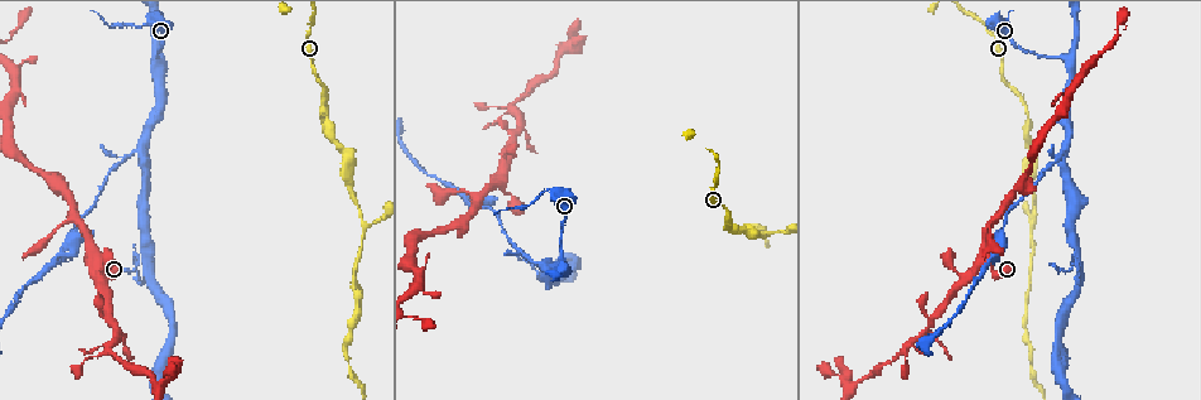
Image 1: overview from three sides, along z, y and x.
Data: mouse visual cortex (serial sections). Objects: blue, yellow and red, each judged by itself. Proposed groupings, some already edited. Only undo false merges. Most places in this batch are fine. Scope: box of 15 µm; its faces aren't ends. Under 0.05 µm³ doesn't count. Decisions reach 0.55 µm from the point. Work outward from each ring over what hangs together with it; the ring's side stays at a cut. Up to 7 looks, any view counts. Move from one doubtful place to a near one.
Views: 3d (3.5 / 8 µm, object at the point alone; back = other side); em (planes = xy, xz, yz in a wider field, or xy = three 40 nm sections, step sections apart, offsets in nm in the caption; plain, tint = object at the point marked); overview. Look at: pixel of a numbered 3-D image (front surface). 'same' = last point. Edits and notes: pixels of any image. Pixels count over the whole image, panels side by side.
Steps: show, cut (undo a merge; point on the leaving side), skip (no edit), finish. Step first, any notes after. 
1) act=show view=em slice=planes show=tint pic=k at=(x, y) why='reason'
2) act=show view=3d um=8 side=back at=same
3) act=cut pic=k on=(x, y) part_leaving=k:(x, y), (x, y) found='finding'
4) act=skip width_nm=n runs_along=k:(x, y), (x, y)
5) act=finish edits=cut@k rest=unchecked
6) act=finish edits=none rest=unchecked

act=show view=3d um=8 pic=1 at=(1064, 149) why='branch point'

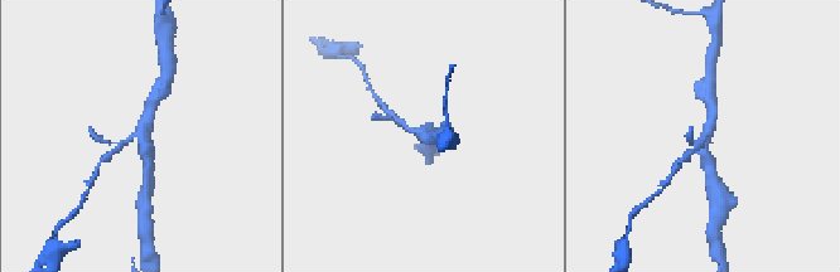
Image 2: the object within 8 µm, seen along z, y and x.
act=show view=em slice=xy step=3 show=tint pic=2 at=(139, 137) arms=3 arm_widths_nm=200,250,300 why='shape alone is not enough'

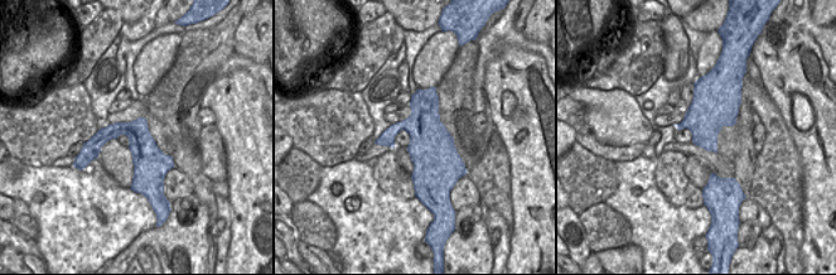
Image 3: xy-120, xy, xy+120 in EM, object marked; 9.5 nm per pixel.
act=skip runs_along=2:(154, 102), (141, 124), (146, 168) found='one cell here'

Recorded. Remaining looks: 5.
act=show view=3d um=3.5 pic=1 at=(72, 245) why='a fork'

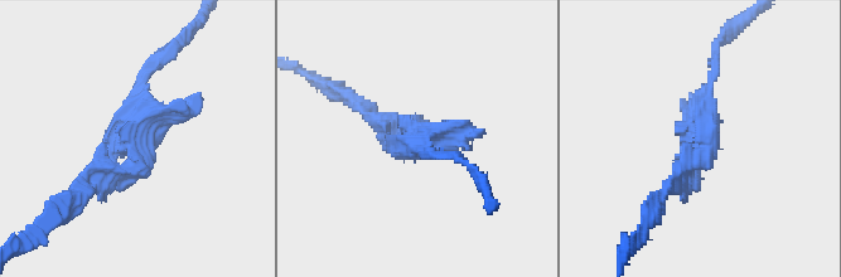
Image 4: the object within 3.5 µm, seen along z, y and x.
act=show view=em slice=xy step=3 show=tint pic=4 at=(702, 132)

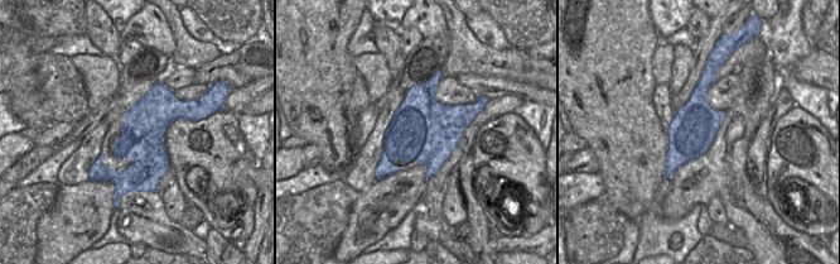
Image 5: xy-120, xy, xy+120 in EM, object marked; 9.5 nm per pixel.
act=skip runs_along=4:(160, 61), (86, 188) found='one cell here'

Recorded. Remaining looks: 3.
act=show view=3d um=3.5 pic=1 at=(362, 221) why='a fork'

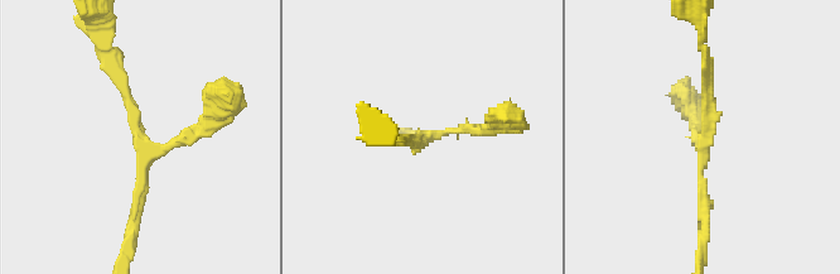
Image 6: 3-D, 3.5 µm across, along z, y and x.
act=show view=em slice=xy step=5 show=tint pic=6 at=(424, 134) arms=3 arm_widths_nm=150,150,150 why='need the tissue'

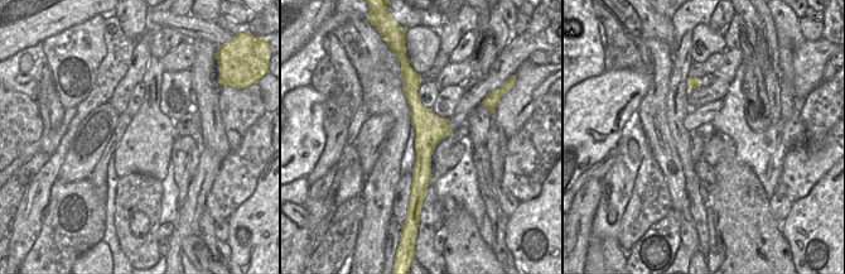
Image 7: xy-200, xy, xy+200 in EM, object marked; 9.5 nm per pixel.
act=skip width_nm=280 runs_along=7:(414, 80), (423, 120), (421, 188) found='one cell here'

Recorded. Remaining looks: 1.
act=finish edits=none rest=unchecked

